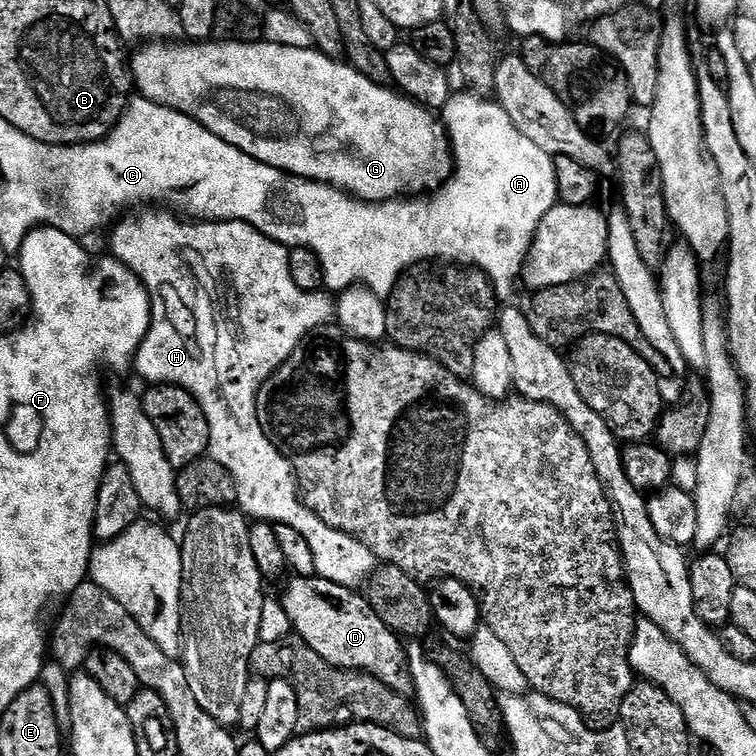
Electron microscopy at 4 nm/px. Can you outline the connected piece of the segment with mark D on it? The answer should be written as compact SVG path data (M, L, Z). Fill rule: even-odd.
M315 575L300 576L288 584L284 592L284 612L292 623L292 628L301 636L302 644L314 654L318 654L327 664L339 670L363 670L379 680L386 676L387 680L395 680L406 675L400 667L405 657L405 645L401 637L391 632L347 587L317 578Z

